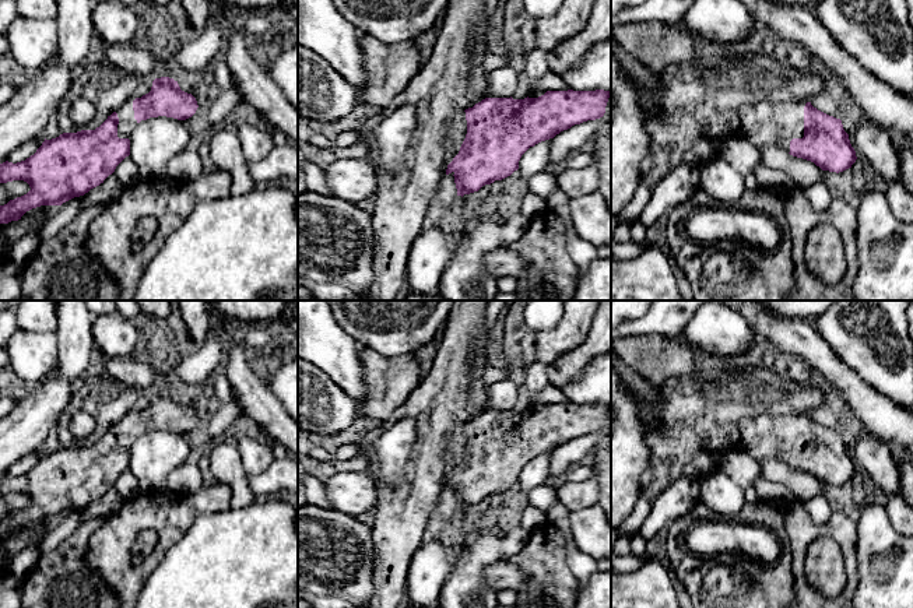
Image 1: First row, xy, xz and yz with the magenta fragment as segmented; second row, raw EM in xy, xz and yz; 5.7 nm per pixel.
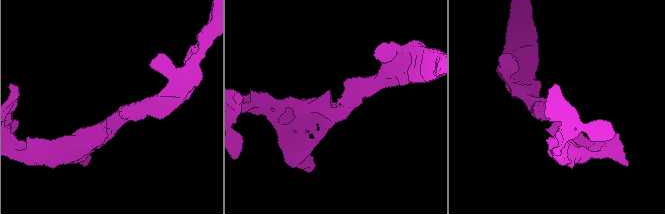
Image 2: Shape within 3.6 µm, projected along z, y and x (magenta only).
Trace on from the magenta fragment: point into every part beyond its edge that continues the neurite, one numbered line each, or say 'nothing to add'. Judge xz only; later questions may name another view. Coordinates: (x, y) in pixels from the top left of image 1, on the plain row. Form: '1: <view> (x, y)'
1: xz (456, 439)

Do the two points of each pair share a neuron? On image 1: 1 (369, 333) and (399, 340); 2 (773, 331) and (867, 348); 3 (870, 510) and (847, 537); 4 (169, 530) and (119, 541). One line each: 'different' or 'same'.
1: same
2: different
3: different
4: same

